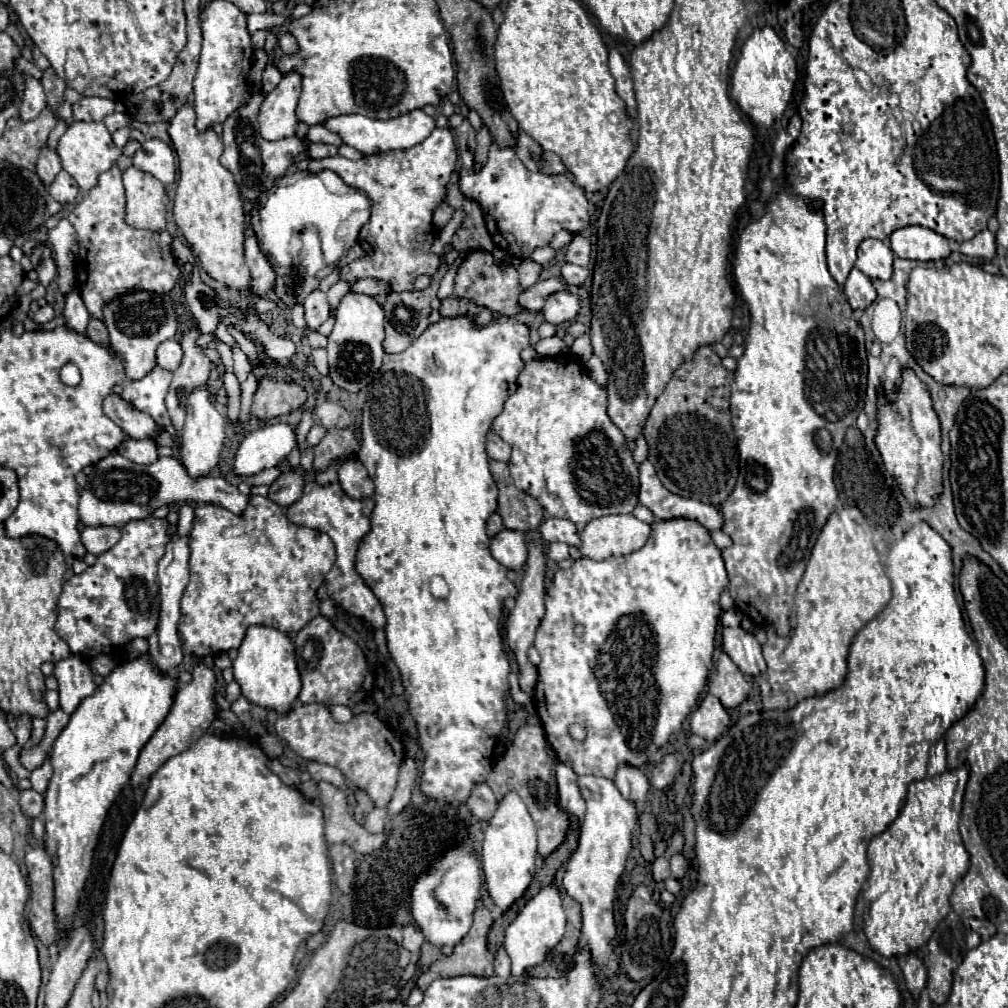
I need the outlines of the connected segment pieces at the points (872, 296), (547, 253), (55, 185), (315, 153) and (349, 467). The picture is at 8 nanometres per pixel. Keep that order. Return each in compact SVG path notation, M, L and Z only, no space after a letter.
M852 268L848 274L848 280L844 284L844 294L848 296L848 302L852 310L866 310L876 300L876 290L868 276L864 276L858 268Z
M542 246L542 248L536 248L534 252L532 252L532 256L530 256L530 260L534 260L534 262L538 262L538 264L548 264L550 260L554 260L554 256L556 256L556 252L550 248L550 246Z
M62 170L62 172L52 180L52 184L48 186L48 192L50 192L50 196L52 196L54 200L58 200L62 206L72 206L74 200L76 200L76 196L78 196L78 192L80 192L80 188L78 188L76 180L74 180L68 172Z
M312 144L308 148L310 156L314 160L322 160L322 158L328 158L328 156L336 156L338 154L338 148L336 146L328 146L328 144Z
M358 458L346 460L338 470L338 480L350 498L368 498L374 494L374 484Z

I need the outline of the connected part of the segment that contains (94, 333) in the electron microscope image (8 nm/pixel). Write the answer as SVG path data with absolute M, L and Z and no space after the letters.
M92 318L88 328L86 328L86 336L90 336L94 342L102 344L102 346L108 346L108 332L106 332L106 326L102 320L98 318Z

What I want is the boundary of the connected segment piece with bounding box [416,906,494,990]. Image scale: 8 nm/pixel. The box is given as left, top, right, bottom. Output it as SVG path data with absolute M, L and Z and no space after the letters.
M478 906L470 932L460 940L460 944L454 946L454 952L450 956L442 956L426 972L422 972L416 986L420 990L426 990L436 978L448 976L494 976L494 954L486 948L486 934L490 926L492 914L484 906Z

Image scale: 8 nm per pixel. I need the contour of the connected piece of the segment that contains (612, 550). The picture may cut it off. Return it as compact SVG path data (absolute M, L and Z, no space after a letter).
M632 514L602 516L596 520L590 520L590 524L586 524L586 528L578 532L578 536L582 538L582 544L578 548L582 556L588 556L592 560L606 560L610 556L624 556L642 548L650 536L650 524L634 518Z

